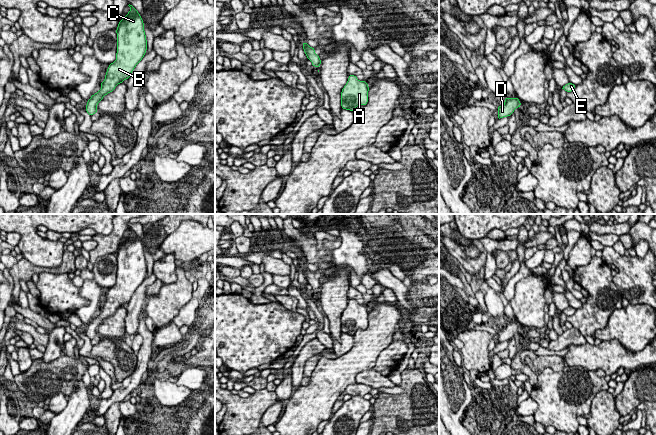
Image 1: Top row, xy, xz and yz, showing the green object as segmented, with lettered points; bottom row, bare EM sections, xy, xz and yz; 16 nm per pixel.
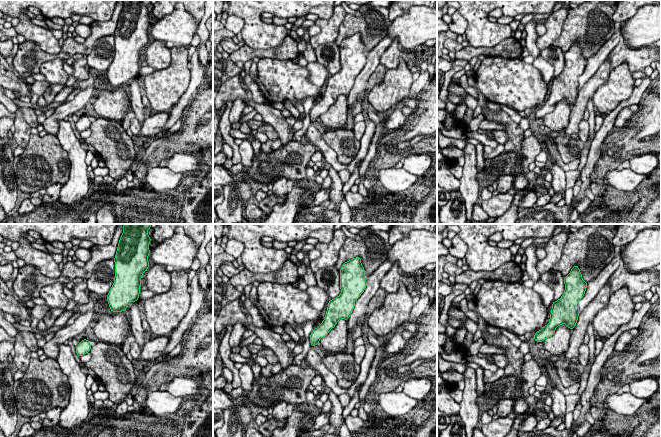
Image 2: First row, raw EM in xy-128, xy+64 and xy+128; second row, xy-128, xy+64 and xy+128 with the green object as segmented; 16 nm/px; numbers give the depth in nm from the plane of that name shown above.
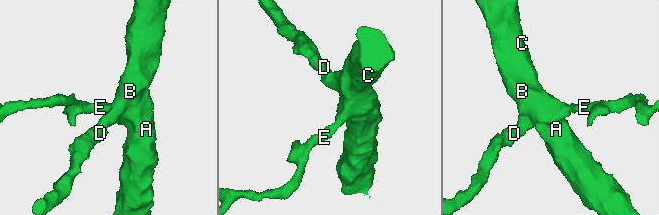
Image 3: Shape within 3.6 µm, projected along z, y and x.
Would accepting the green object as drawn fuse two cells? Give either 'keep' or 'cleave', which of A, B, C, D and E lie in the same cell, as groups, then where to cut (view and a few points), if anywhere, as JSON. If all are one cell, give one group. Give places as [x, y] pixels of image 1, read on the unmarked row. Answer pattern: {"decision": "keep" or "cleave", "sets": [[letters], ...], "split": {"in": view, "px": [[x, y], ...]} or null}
{"decision": "keep", "sets": [["A", "B", "C", "D", "E"]], "split": null}

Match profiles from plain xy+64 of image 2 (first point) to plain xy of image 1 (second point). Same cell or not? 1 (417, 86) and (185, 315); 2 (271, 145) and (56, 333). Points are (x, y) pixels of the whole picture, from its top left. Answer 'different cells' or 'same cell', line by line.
1: different cells
2: same cell

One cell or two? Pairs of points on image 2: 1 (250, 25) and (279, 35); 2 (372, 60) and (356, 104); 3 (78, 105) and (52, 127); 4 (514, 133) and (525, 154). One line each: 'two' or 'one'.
1: one
2: one
3: one
4: two

